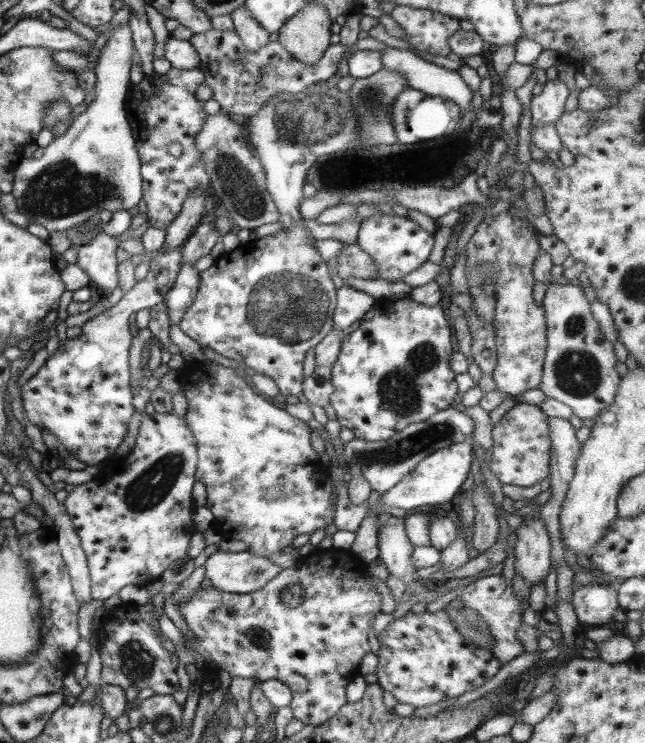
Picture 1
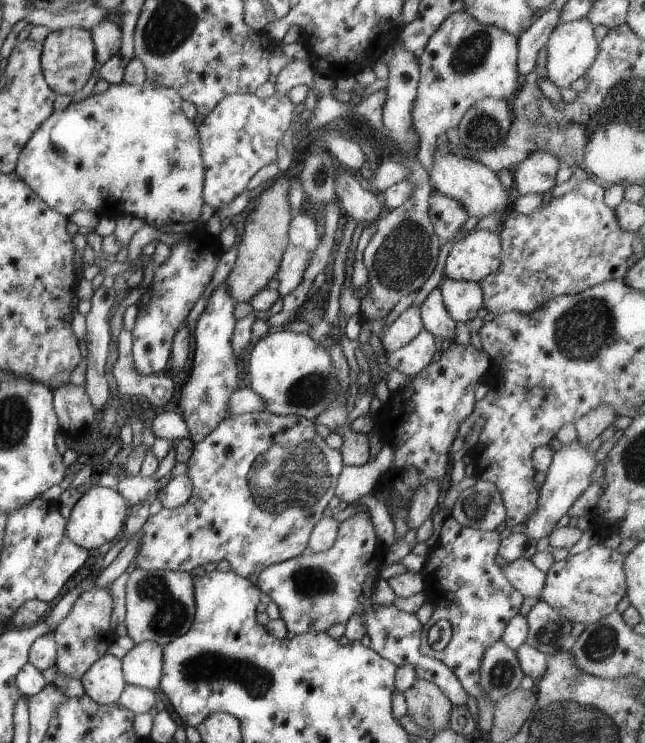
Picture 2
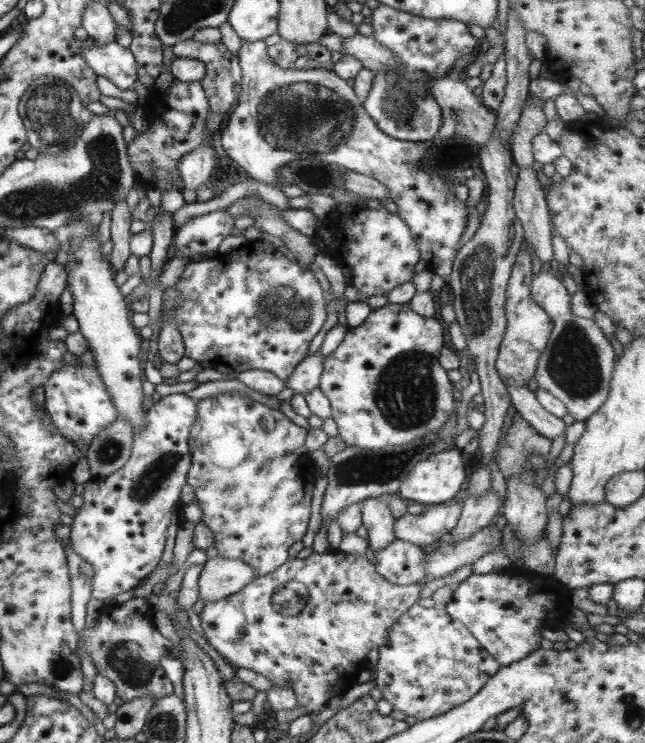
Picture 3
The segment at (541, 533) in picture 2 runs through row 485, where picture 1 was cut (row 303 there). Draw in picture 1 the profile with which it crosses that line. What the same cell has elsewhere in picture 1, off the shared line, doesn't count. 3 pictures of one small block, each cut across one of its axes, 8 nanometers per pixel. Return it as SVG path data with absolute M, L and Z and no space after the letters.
M551 282L546 286L542 310L546 325L546 352L538 389L550 399L571 409L577 418L593 418L609 404L622 378L615 371L612 344L599 329L580 284Z

